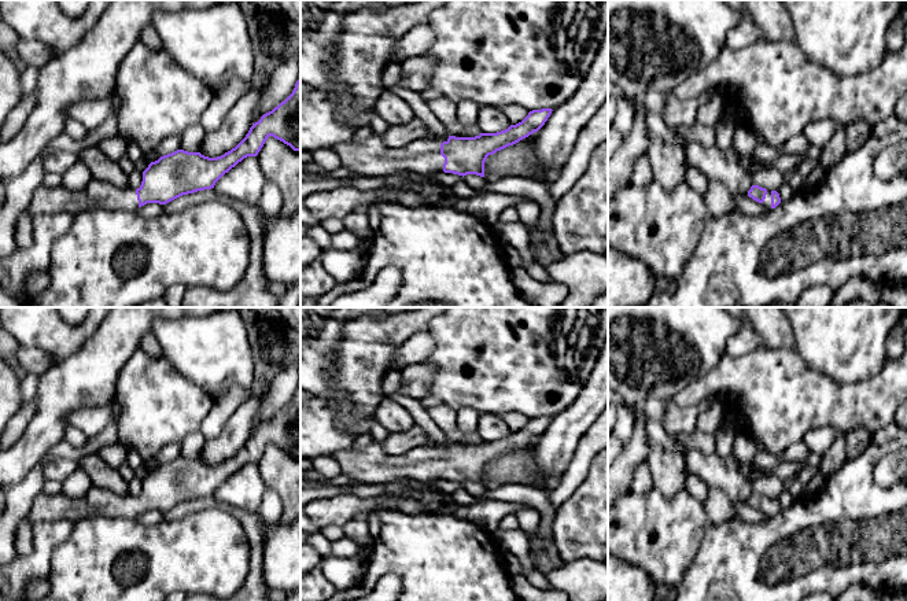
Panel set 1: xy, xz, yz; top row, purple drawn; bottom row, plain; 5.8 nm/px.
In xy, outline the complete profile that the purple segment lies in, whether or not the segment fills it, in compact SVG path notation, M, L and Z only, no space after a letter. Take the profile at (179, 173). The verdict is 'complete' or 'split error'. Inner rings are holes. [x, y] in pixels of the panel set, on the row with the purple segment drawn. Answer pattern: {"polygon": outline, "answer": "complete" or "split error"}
{"polygon": "M301 77L292 93L252 123L246 137L221 156L177 150L151 162L137 189L96 178L80 191L41 185L25 211L34 217L92 207L137 211L147 203L166 204L182 195L214 188L244 158L257 156L269 136L301 152Z", "answer": "split error"}

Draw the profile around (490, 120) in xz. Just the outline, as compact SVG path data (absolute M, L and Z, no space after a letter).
M480 106L478 126L482 133L497 133L510 126L506 115L495 106Z

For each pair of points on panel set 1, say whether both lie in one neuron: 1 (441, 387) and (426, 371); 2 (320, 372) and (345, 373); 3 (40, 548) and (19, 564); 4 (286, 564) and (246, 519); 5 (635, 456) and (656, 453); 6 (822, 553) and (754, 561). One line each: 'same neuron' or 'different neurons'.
1: different neurons
2: different neurons
3: same neuron
4: different neurons
5: different neurons
6: same neuron

